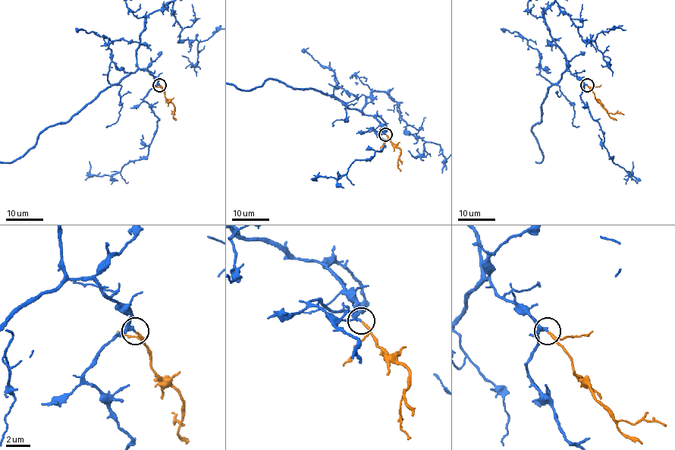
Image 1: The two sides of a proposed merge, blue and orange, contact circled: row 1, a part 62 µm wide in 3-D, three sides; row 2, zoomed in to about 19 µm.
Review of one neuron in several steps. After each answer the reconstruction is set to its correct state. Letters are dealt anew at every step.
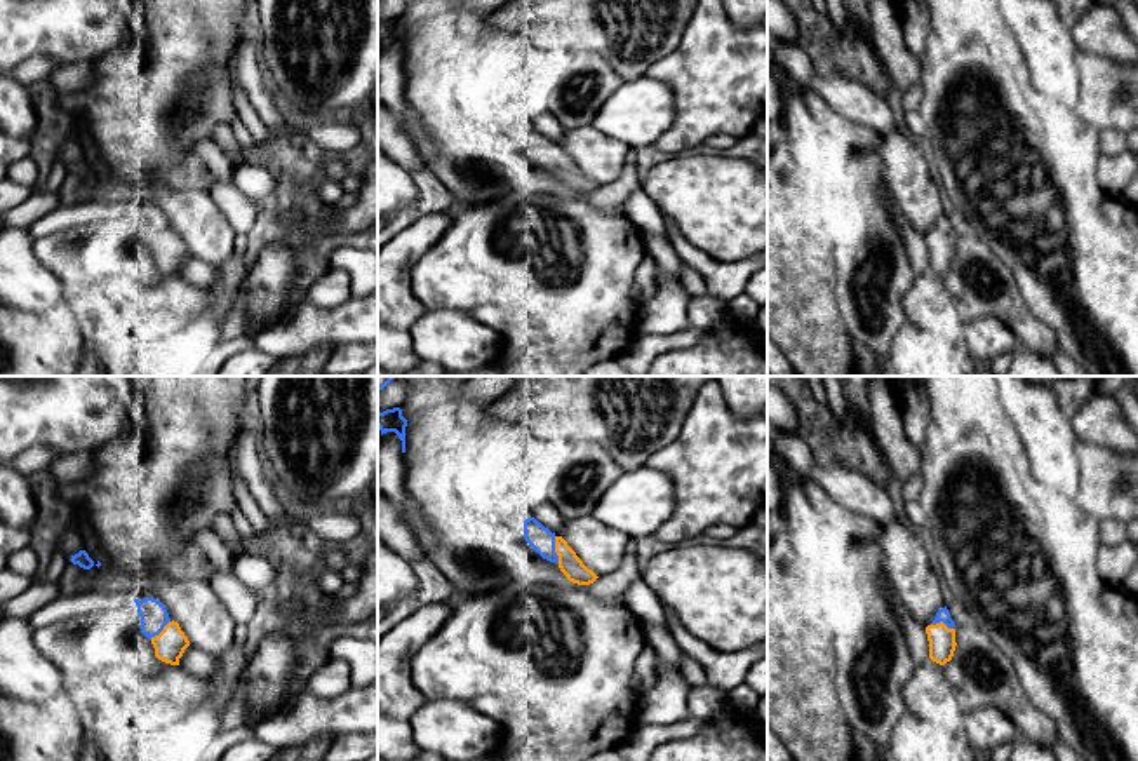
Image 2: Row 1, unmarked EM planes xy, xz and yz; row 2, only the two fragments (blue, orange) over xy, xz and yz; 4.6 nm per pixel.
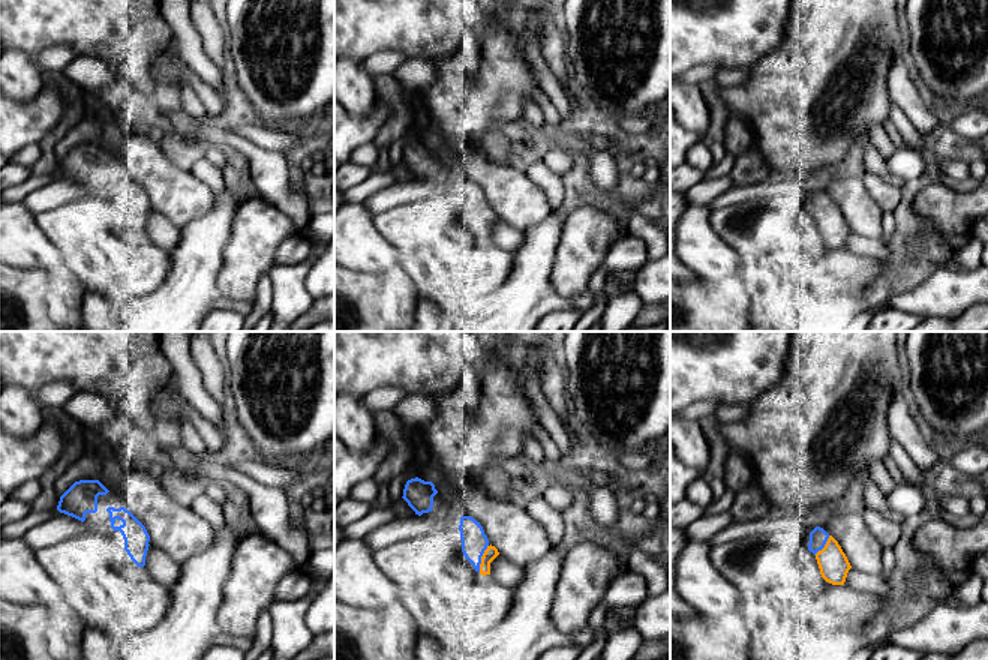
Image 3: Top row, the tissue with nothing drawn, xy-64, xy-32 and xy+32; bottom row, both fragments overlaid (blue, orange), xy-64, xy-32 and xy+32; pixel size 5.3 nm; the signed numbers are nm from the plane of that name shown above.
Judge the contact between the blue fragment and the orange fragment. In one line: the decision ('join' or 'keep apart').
join

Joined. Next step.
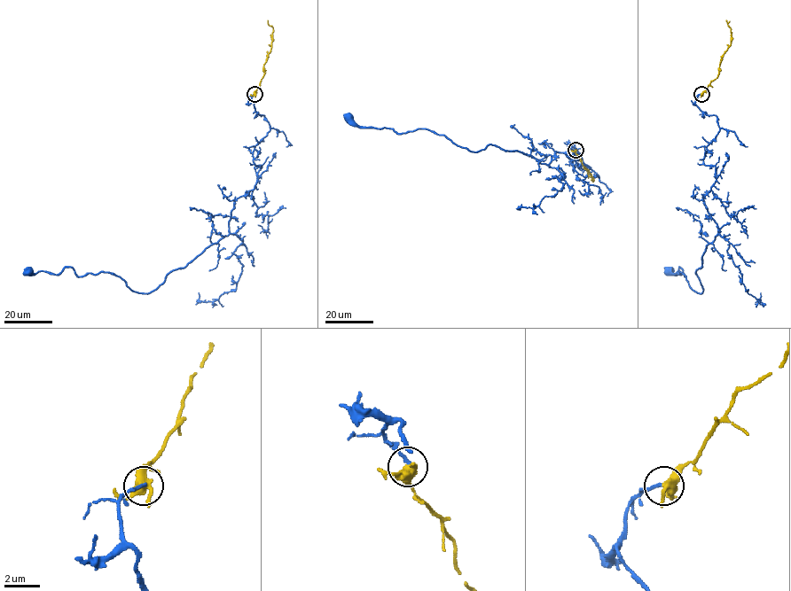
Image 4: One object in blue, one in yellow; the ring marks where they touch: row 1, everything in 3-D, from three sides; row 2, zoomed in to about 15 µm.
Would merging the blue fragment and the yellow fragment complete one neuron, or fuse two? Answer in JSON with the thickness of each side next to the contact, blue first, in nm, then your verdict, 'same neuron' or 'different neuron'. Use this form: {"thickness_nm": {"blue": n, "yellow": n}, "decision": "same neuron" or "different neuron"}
{"thickness_nm": {"blue": 170, "yellow": 380}, "decision": "same neuron"}

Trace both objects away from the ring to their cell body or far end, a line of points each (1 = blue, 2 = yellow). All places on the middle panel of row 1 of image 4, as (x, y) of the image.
1: (575, 150), (591, 168), (574, 152), (582, 165), (555, 152), (550, 167), (348, 117)
2: (575, 150), (583, 168), (594, 180), (588, 174)

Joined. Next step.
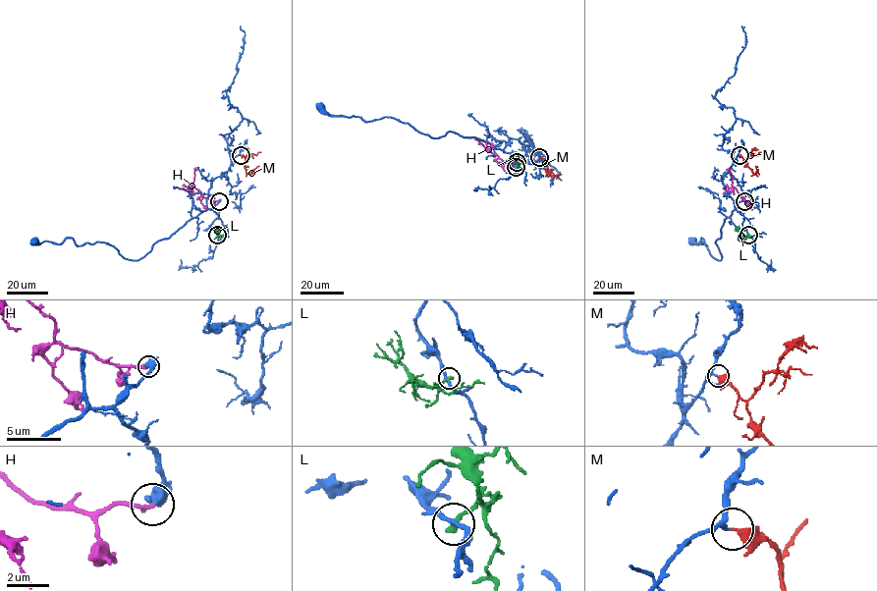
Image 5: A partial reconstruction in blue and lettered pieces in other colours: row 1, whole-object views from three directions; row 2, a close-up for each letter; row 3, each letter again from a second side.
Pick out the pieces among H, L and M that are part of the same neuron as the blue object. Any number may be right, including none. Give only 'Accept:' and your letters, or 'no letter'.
Accept: M

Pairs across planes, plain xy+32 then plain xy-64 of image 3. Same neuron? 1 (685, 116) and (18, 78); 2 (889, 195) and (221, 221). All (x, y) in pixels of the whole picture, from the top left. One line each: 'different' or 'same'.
1: same
2: different

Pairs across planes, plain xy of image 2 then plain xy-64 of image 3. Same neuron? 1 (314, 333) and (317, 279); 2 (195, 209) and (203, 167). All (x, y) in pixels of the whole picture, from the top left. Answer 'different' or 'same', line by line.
1: same
2: different

